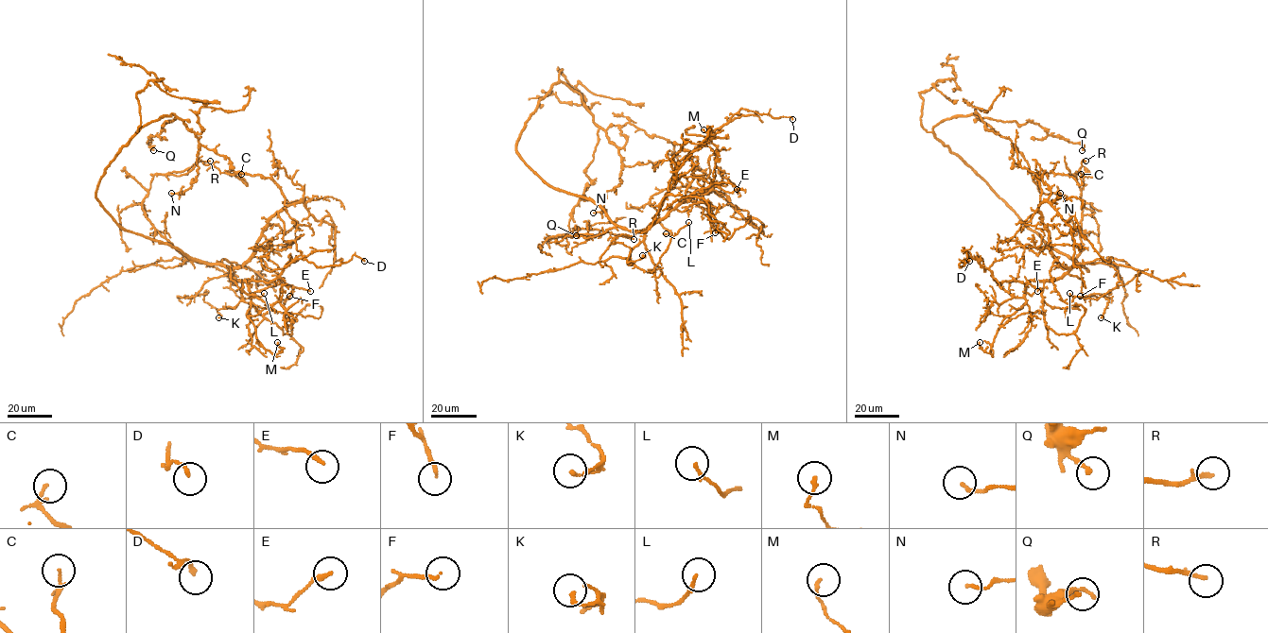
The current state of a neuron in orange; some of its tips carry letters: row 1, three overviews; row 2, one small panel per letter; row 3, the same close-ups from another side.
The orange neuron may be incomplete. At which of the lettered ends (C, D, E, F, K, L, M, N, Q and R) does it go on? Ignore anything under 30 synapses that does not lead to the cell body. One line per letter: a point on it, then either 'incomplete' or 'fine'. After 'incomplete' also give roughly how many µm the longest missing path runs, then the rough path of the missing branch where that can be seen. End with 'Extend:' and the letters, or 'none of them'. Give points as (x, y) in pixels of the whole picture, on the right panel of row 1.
C: at (1081, 174); fine
D: at (969, 261); fine
E: at (1037, 291); fine
F: at (1080, 296); fine
K: at (1101, 317); fine
L: at (1069, 293); fine
M: at (980, 342); fine
N: at (1060, 193); fine
Q: at (1082, 150); fine
R: at (1085, 161); fine
Extend: none of them

